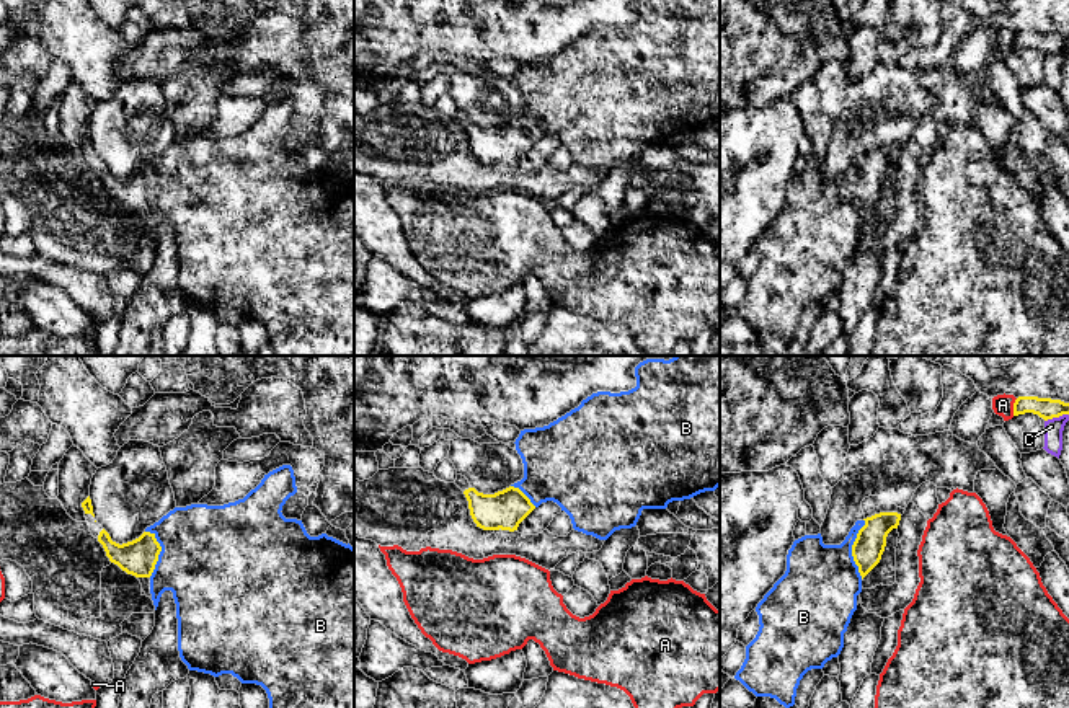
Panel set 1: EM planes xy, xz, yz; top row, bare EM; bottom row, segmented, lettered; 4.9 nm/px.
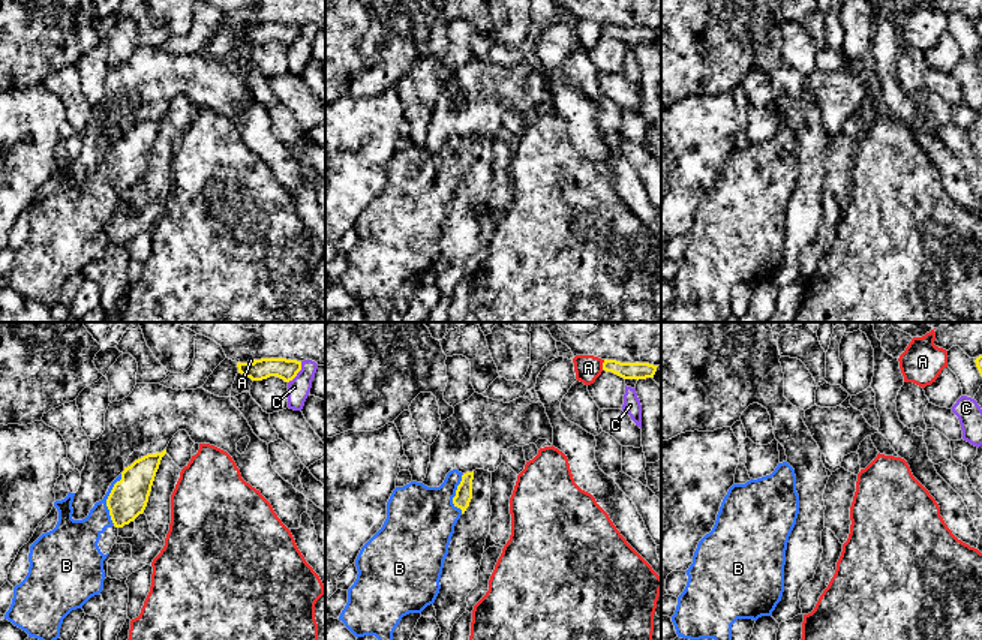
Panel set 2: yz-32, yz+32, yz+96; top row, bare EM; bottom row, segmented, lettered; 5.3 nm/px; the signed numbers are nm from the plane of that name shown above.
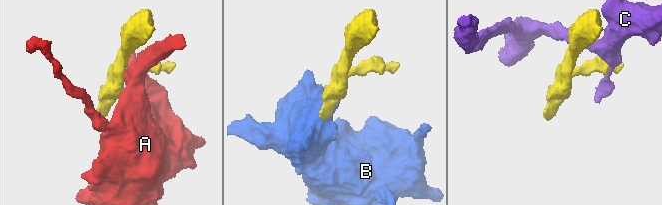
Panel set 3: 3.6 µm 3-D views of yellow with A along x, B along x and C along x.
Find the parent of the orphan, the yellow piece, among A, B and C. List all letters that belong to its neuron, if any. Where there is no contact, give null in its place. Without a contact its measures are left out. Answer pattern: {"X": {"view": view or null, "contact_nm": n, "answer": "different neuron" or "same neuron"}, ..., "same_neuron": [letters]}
{"A": {"view": "yz", "contact_nm": 90, "answer": "different neuron"}, "B": {"view": "yz", "contact_nm": 300, "answer": "same neuron"}, "C": {"view": "yz", "contact_nm": 130, "answer": "different neuron"}, "same_neuron": ["B"]}

